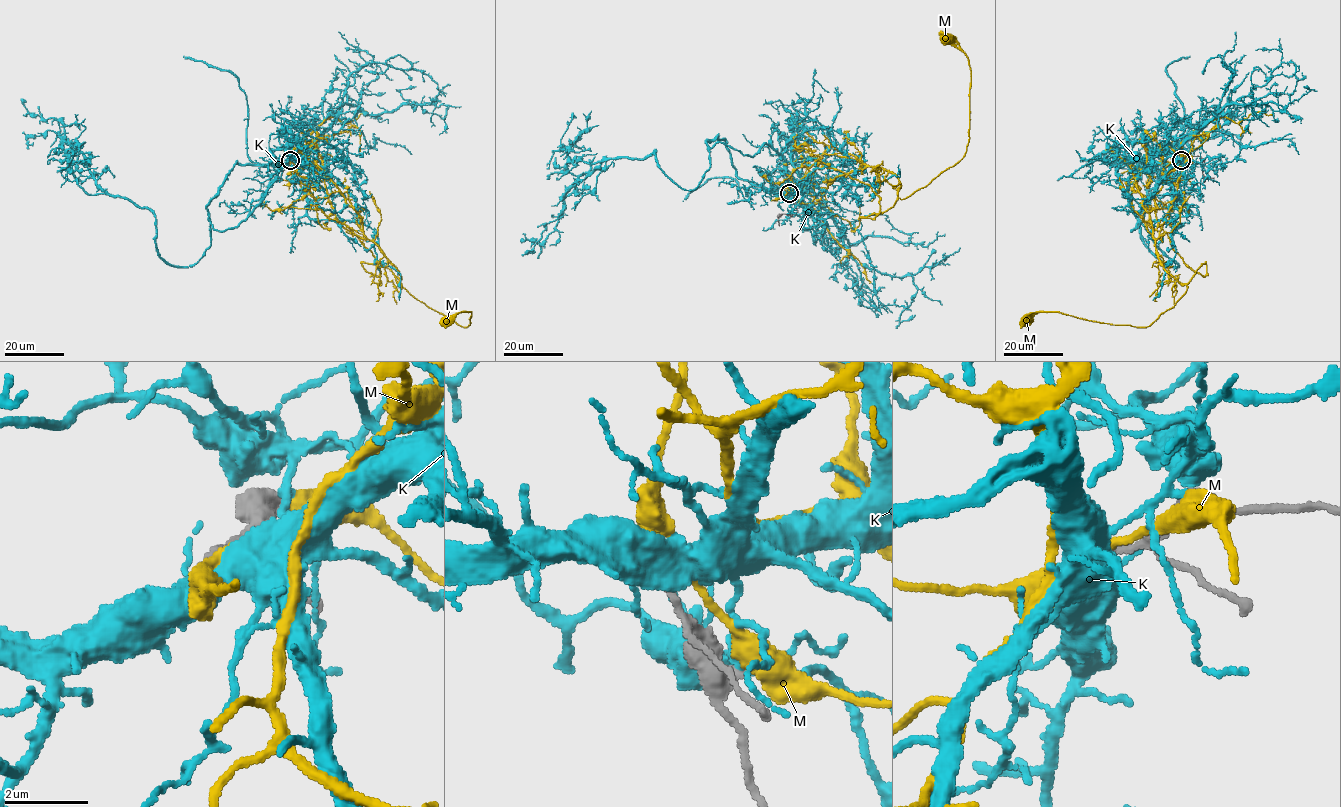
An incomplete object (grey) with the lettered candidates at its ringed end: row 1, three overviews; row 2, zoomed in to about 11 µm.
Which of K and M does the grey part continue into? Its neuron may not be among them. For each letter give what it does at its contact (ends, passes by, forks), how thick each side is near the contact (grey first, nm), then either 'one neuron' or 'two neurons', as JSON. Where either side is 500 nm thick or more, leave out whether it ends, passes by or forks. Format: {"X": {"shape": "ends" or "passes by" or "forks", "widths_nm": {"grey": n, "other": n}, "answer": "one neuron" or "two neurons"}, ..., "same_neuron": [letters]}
{"K": {"widths_nm": {"grey": 170, "other": 550}, "answer": "two neurons"}, "M": {"shape": "passes by", "widths_nm": {"grey": 170, "other": 280}, "answer": "two neurons"}, "same_neuron": []}

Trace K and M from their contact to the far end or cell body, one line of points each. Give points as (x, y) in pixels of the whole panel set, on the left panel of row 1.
K: (290, 160), (236, 163), (207, 209), (210, 245), (170, 265), (155, 215), (104, 191), (63, 124), (21, 99)
M: (291, 160), (314, 166), (308, 193), (380, 264), (365, 270), (387, 267), (460, 326), (471, 312), (447, 318)

